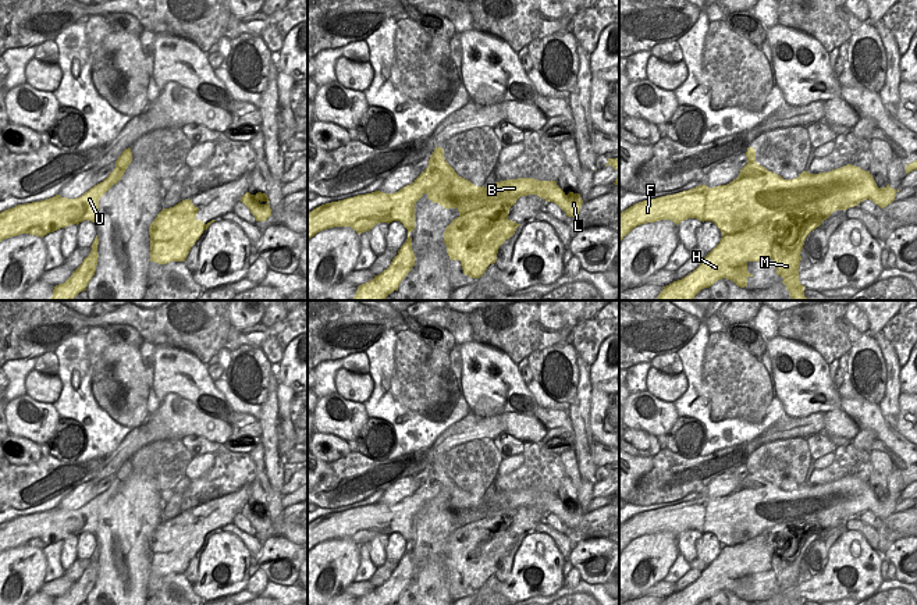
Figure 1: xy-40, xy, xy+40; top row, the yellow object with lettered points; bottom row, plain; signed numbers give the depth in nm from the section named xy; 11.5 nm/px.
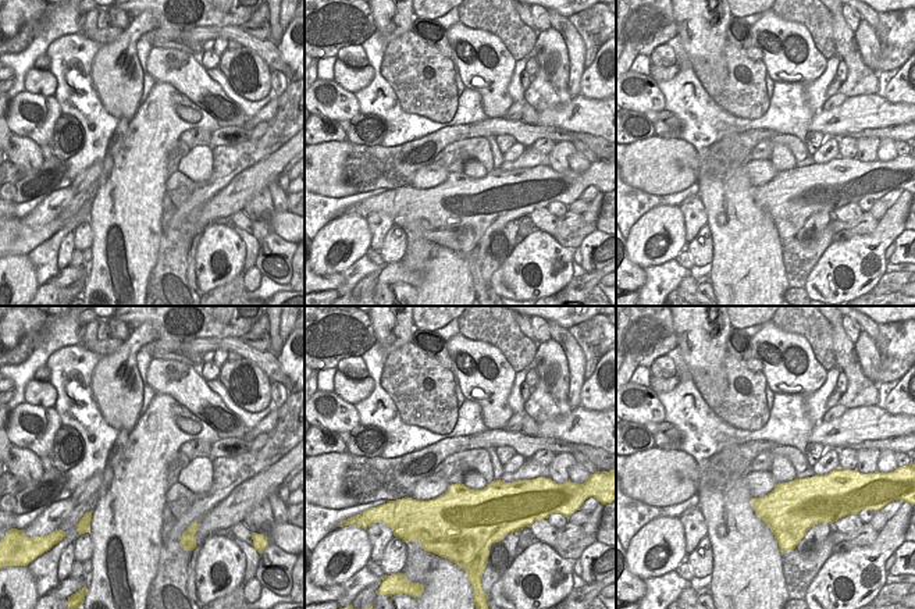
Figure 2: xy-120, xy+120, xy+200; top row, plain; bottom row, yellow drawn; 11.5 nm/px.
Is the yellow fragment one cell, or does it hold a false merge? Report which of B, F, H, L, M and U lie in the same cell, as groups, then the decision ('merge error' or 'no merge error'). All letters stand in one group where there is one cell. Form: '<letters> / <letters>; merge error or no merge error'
B F L U / H M; merge error

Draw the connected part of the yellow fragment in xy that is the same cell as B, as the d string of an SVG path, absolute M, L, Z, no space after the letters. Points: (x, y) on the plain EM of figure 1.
M434 460L427 480L410 495L395 505L380 502L358 506L338 513L321 516L308 524L308 552L317 544L334 538L351 538L358 545L370 542L376 535L399 533L408 541L415 541L415 516L427 506L433 515L444 520L458 520L456 533L463 533L463 545L472 542L475 524L483 520L497 520L502 526L520 508L537 506L545 513L558 516L568 529L579 526L583 512L579 505L568 506L555 492L518 490L495 494L493 498L476 498L459 488L445 473L444 460Z

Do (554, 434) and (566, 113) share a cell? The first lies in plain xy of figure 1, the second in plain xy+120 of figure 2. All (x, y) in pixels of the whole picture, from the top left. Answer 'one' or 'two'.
two

